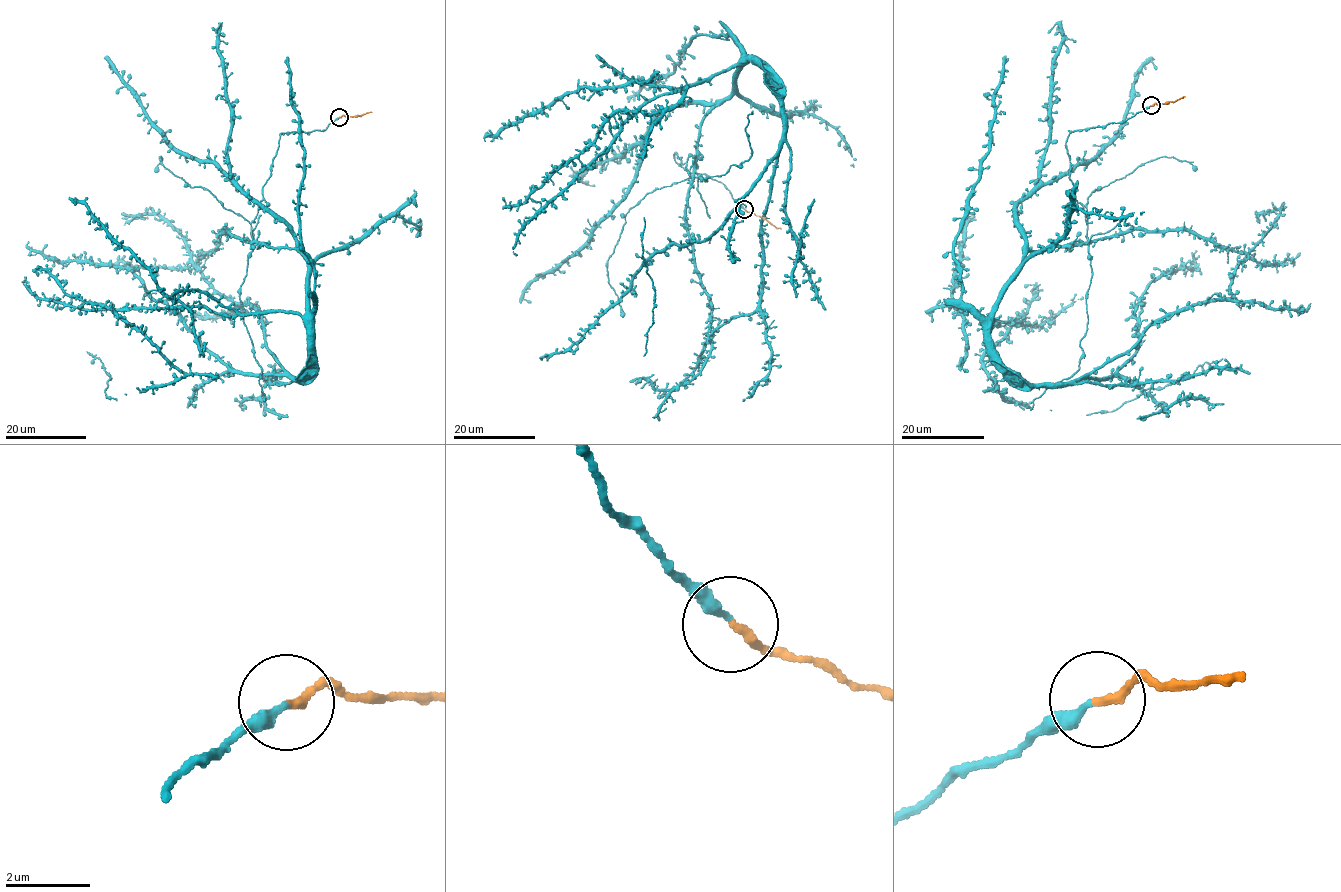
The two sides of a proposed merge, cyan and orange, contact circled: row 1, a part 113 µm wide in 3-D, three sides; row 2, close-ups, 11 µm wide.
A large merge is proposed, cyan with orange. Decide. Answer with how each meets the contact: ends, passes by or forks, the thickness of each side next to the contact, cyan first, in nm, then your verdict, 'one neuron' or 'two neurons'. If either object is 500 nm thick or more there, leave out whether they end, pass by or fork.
cyan ends there; orange ends there; 220 nm thick on the cyan side, 200 nm on the other; one neuron

